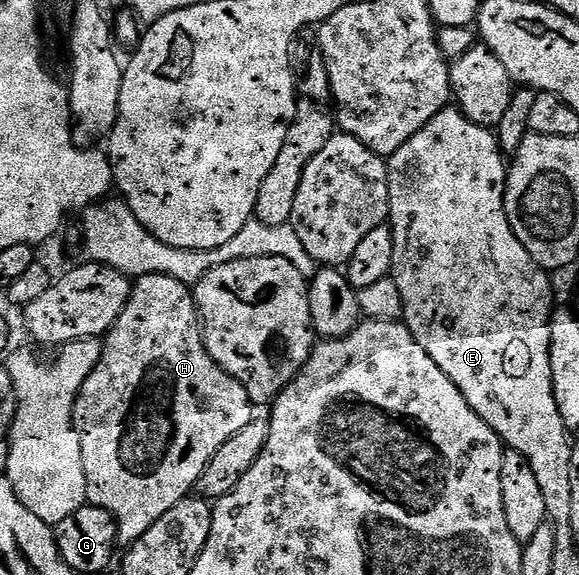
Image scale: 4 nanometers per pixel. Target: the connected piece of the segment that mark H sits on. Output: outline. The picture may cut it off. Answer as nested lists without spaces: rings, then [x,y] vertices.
[[[144,275],[133,282],[130,298],[116,323],[104,338],[102,346],[102,358],[95,365],[92,375],[84,383],[74,405],[74,426],[80,435],[80,451],[84,459],[84,479],[86,480],[86,499],[89,504],[100,507],[114,516],[118,524],[118,539],[123,546],[129,547],[133,541],[140,539],[160,515],[168,515],[176,503],[180,503],[186,497],[195,492],[200,475],[204,475],[204,467],[248,423],[256,420],[256,406],[250,400],[248,391],[232,375],[224,372],[212,359],[212,355],[206,350],[204,326],[198,316],[198,304],[194,302],[194,294],[191,286],[180,283],[180,279],[172,279],[168,275]]]

